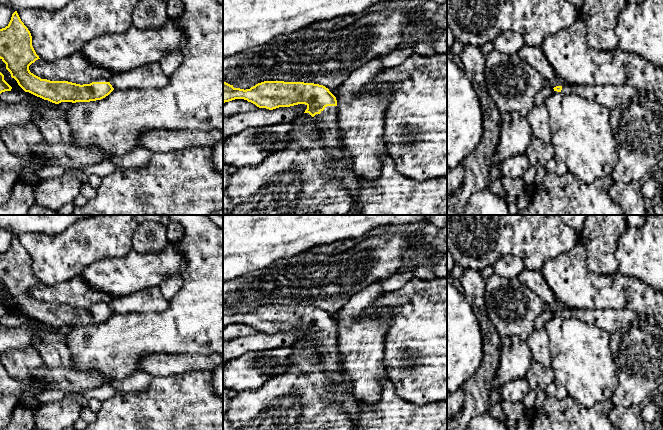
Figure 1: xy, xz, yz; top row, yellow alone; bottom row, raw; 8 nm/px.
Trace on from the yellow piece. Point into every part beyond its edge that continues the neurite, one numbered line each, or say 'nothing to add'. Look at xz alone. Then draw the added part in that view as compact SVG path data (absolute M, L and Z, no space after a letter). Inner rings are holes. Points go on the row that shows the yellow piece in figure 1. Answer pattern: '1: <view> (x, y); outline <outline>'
1: xz (328, 118); outline M327 106L320 114L315 115L323 134L323 143L327 153L334 158L333 169L341 185L349 192L352 200L350 212L352 215L361 215L356 206L358 195L358 177L347 168L342 161L343 153L339 143L338 107Z

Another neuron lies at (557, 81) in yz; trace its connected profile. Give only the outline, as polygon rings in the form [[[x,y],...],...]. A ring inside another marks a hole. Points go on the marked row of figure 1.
[[[556,76],[556,77],[553,78],[553,79],[545,80],[544,83],[545,83],[545,86],[549,86],[549,87],[554,88],[554,87],[556,87],[556,86],[563,86],[563,85],[566,84],[567,82],[566,82],[564,79]]]

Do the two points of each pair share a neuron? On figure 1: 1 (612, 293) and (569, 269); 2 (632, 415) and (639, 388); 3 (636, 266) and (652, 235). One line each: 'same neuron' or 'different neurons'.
1: same neuron
2: different neurons
3: same neuron

